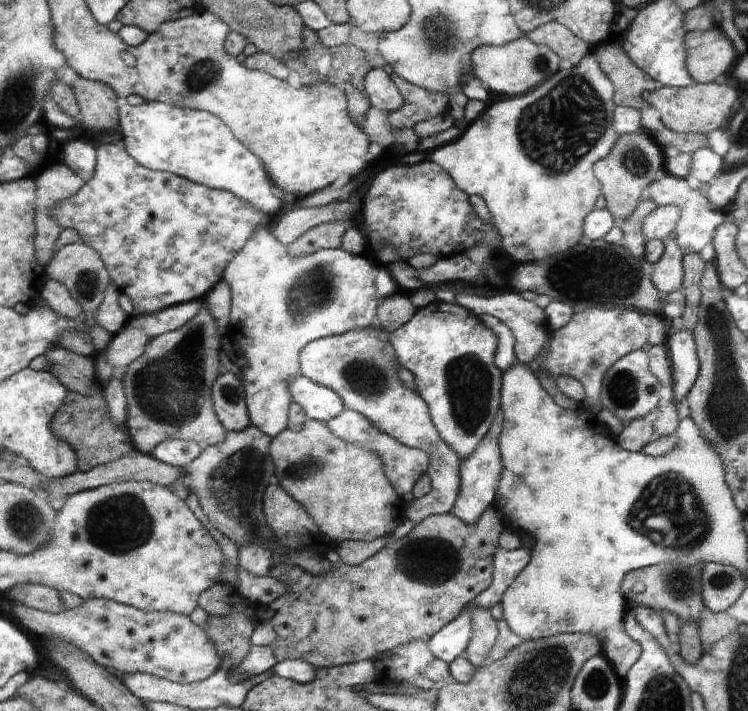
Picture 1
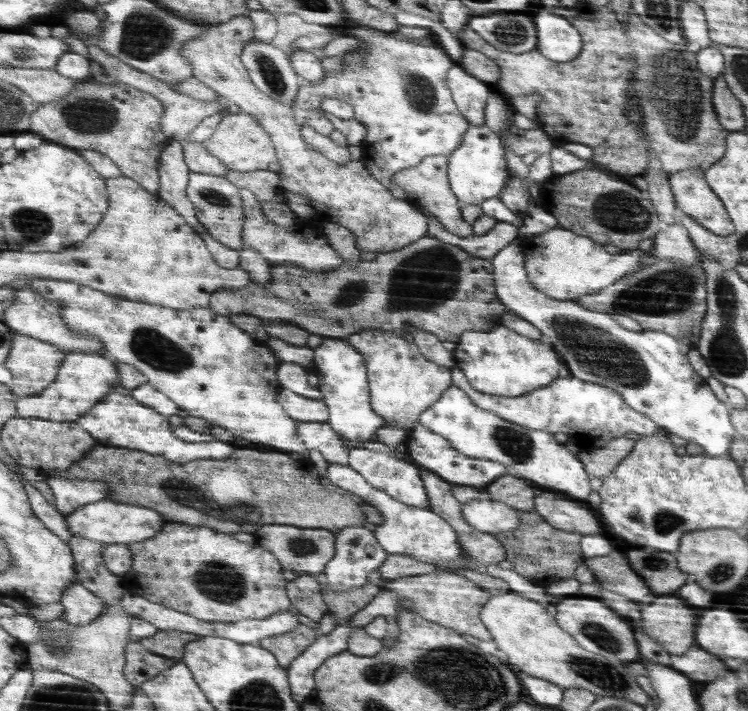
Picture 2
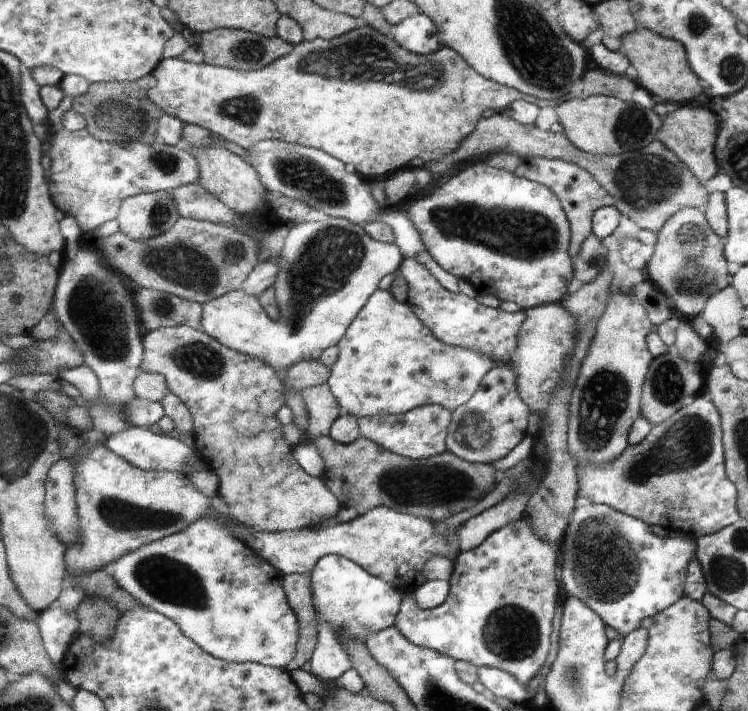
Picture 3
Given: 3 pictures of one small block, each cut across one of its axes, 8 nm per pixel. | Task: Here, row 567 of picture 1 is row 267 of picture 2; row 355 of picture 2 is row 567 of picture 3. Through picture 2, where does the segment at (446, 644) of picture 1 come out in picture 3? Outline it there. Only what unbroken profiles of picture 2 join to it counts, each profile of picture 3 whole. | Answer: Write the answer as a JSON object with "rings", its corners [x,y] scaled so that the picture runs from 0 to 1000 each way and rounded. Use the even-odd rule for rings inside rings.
{"rings":[[[798,707],[766,719],[749,765],[754,841],[775,844],[832,893],[814,903],[806,921],[810,931],[822,928],[834,897],[857,880],[858,871],[880,865],[913,841],[917,799],[922,799],[932,776],[926,757],[898,750],[886,755],[861,733]]]}

